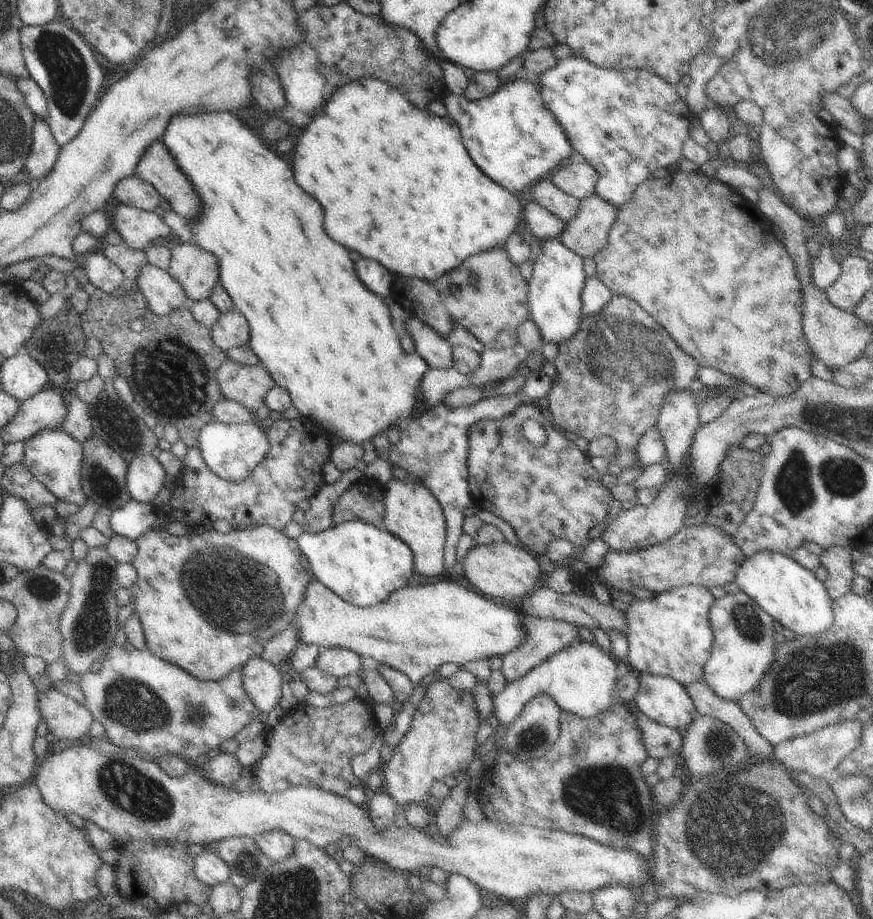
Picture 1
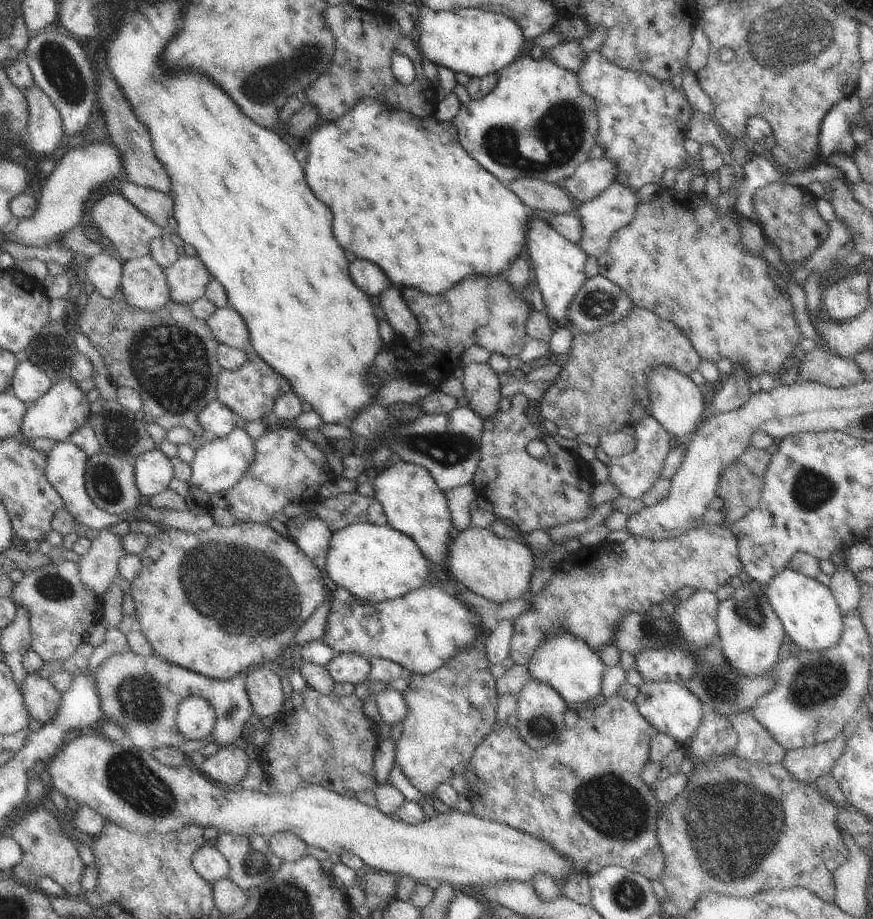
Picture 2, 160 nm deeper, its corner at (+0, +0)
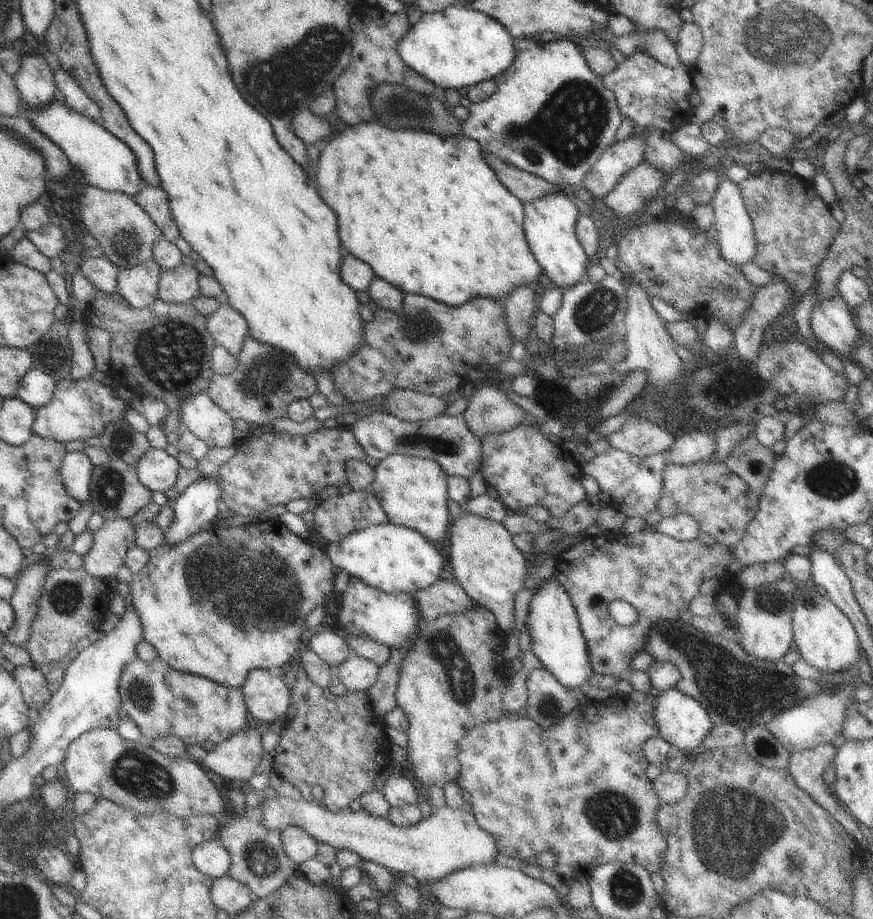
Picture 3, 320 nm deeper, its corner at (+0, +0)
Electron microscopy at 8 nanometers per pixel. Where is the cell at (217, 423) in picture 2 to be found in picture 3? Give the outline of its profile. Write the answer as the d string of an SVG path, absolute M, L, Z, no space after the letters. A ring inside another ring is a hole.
M204 391L187 396L179 404L179 418L209 448L233 444L239 424L233 421Z

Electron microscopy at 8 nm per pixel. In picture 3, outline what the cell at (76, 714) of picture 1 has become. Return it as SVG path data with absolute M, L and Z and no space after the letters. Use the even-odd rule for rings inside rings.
M34 665L17 666L12 674L20 685L26 704L40 712L52 696L45 675Z

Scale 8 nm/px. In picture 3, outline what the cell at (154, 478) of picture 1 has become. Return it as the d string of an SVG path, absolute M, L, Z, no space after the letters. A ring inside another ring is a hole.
M150 447L136 466L140 482L151 491L159 490L166 493L175 486L181 466L164 449Z

